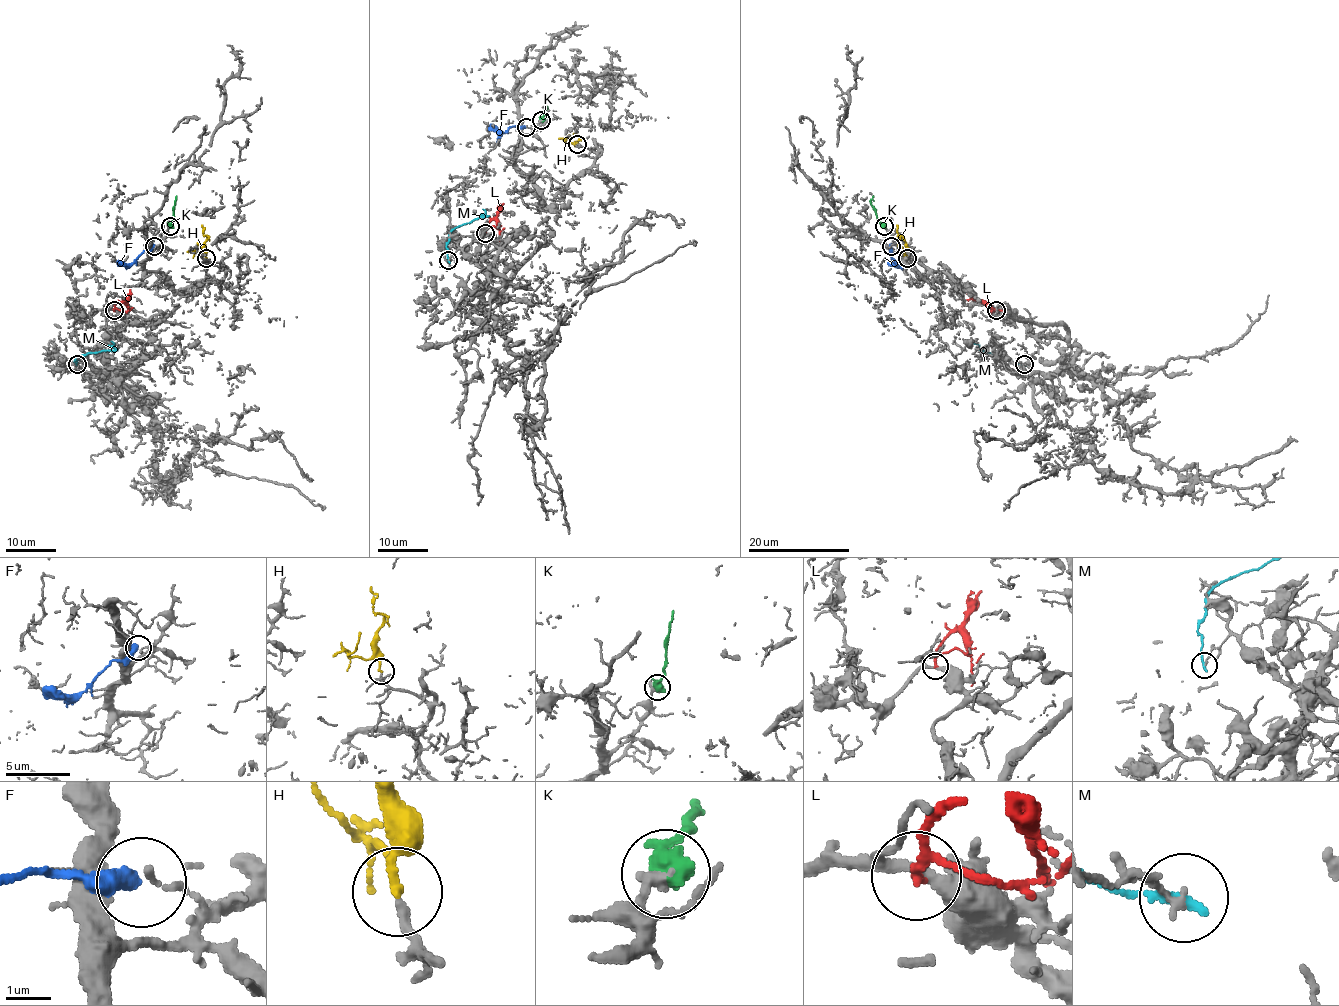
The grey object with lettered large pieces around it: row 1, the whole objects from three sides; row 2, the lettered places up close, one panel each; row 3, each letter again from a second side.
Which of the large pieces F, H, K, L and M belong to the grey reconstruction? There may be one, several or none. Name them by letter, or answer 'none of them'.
H

